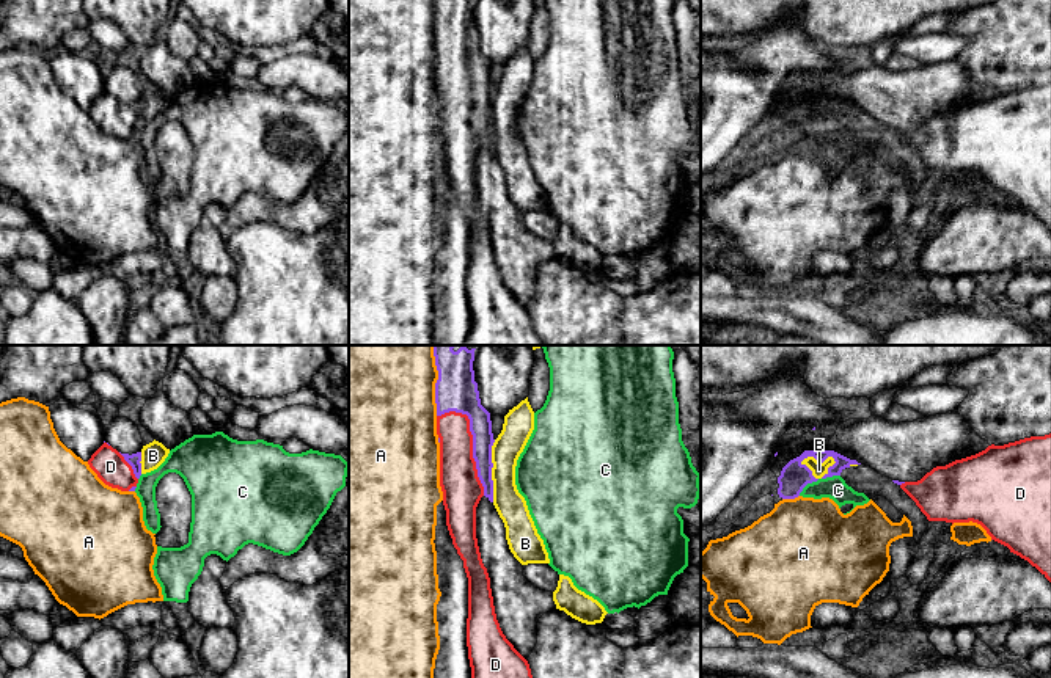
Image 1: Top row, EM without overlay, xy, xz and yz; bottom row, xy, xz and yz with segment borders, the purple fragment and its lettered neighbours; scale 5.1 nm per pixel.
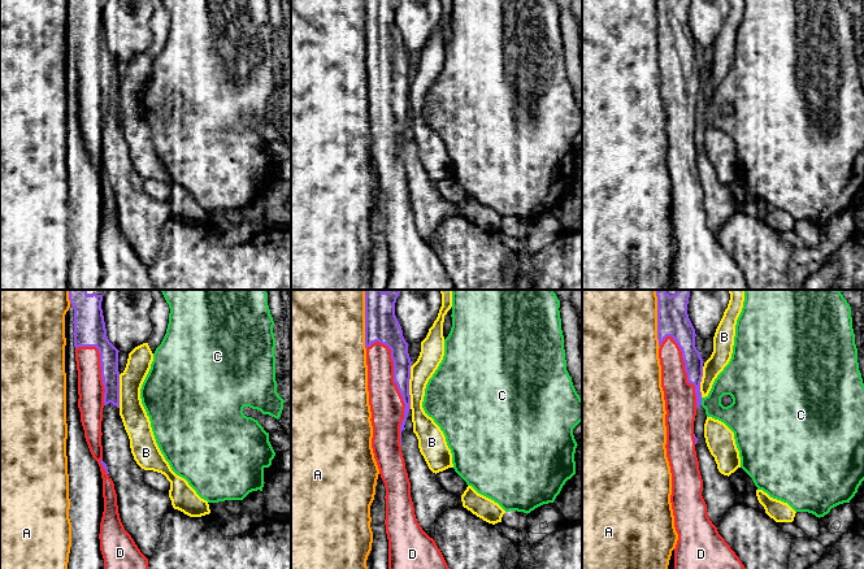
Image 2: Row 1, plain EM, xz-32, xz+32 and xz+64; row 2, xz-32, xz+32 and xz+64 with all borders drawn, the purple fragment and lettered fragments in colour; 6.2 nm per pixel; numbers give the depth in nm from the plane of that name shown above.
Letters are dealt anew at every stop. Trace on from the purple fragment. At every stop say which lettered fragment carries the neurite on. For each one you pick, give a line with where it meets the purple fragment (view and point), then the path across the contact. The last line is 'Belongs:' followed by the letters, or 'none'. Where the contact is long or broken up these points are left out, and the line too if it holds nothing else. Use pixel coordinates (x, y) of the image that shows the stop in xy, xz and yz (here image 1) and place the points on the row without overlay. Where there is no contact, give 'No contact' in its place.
Belongs: none

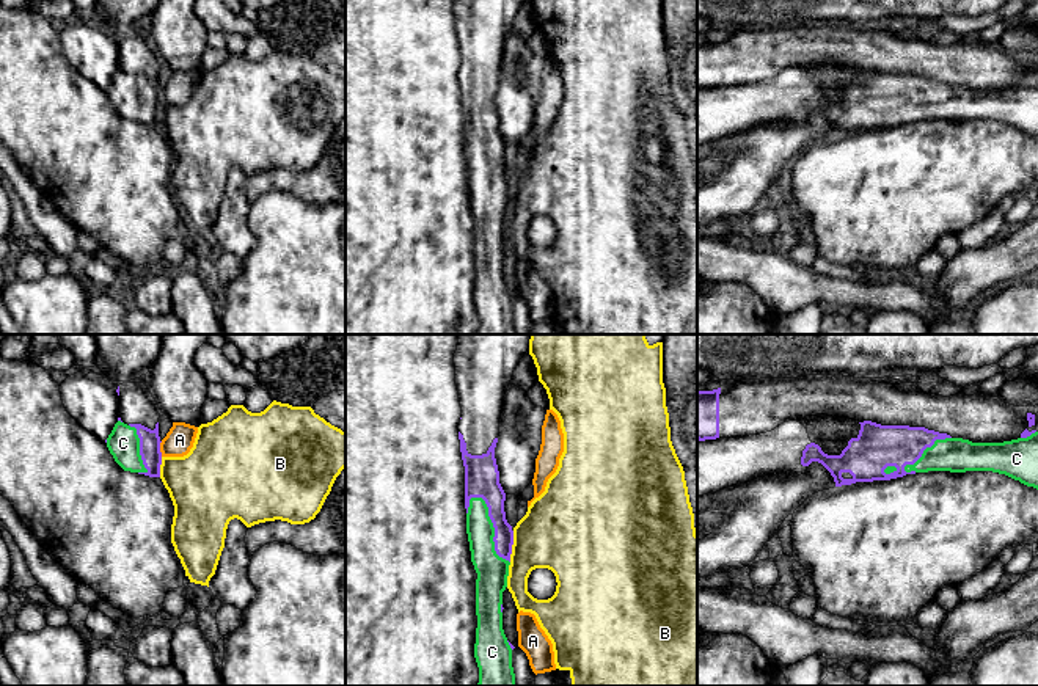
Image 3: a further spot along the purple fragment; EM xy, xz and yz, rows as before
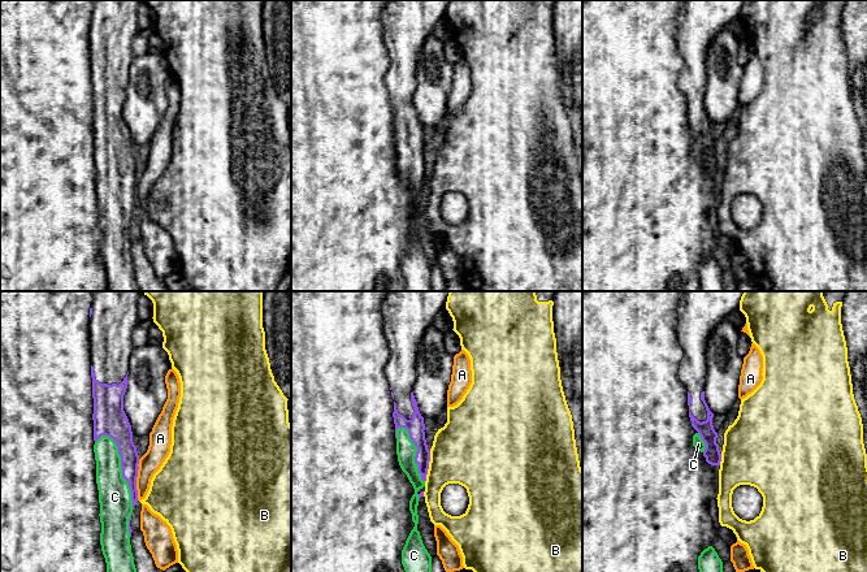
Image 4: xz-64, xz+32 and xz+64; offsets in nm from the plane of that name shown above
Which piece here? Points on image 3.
Belongs: none

